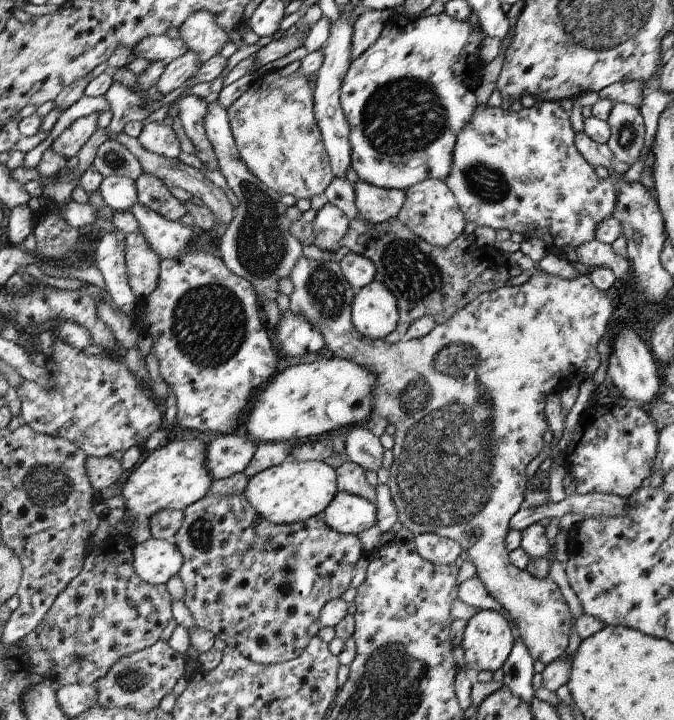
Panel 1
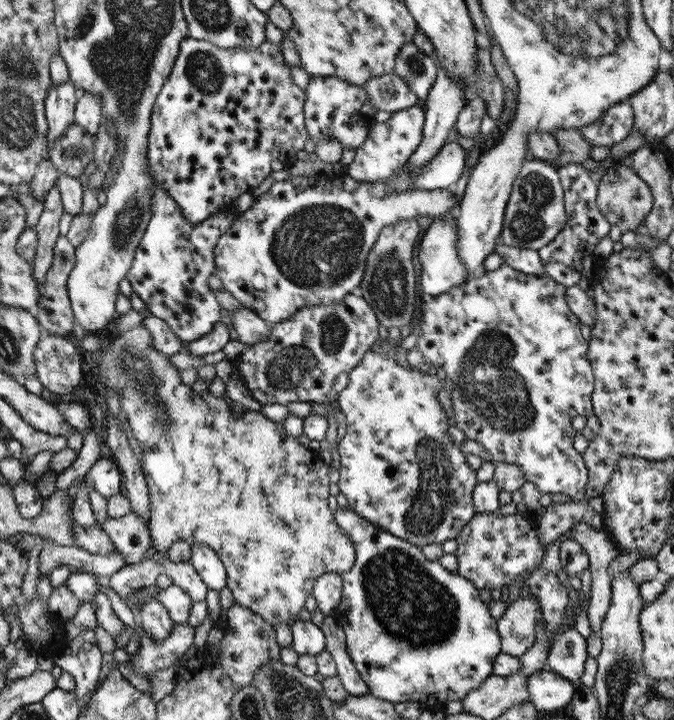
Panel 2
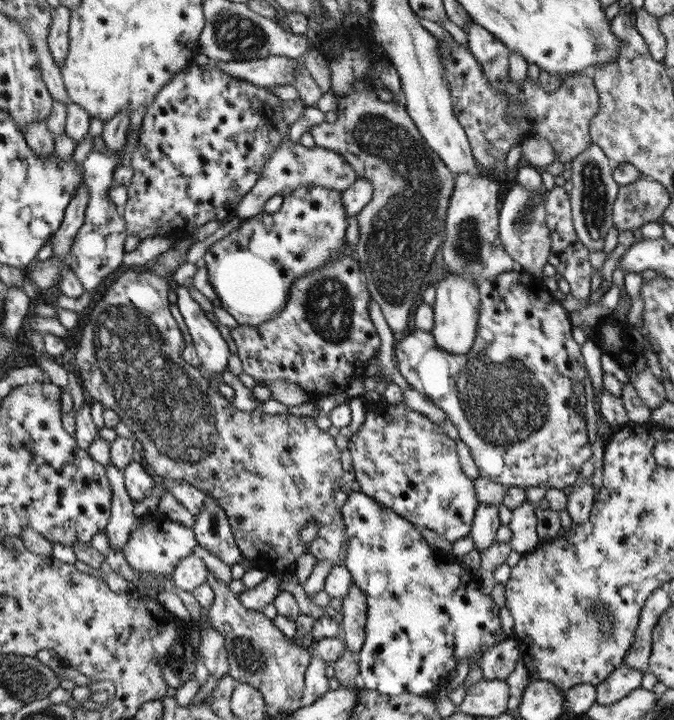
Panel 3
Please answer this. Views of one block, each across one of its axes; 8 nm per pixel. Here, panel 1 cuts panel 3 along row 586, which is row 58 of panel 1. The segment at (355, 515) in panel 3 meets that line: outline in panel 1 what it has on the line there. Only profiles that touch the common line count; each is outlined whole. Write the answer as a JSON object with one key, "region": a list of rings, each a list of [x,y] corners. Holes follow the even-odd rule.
{"region":[[[444,11],[438,15],[430,16],[410,16],[409,14],[395,13],[392,16],[392,20],[389,20],[388,24],[382,29],[378,40],[371,44],[355,61],[351,62],[341,86],[341,105],[350,127],[351,167],[356,171],[360,181],[380,188],[405,191],[426,179],[445,180],[451,171],[452,153],[454,152],[457,136],[470,122],[471,117],[479,106],[476,103],[474,92],[480,83],[481,72],[485,66],[479,57],[480,45],[485,38],[486,34],[479,24],[478,27],[474,28],[469,20],[461,21],[460,19],[449,17]]]}

